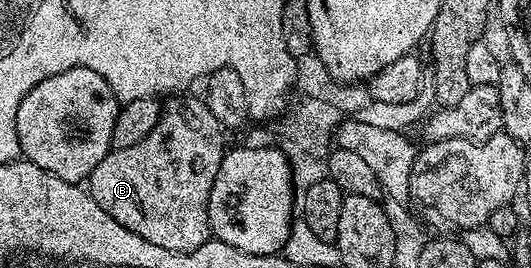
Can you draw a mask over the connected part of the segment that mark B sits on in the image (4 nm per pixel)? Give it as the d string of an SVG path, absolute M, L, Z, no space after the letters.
M189 94L166 99L155 130L151 130L143 142L135 142L135 146L110 150L87 181L89 195L107 210L107 214L111 214L111 218L115 218L115 222L119 222L119 226L127 226L131 234L139 234L139 238L147 238L147 242L155 242L155 246L163 246L163 250L172 252L194 252L210 240L211 186L215 186L215 174L219 174L219 166L227 151L227 132L219 118L215 118L204 99L196 100L185 95Z

